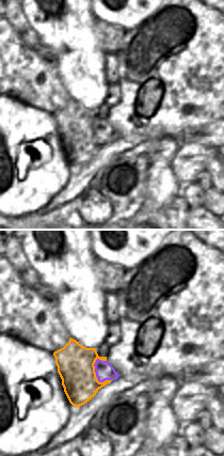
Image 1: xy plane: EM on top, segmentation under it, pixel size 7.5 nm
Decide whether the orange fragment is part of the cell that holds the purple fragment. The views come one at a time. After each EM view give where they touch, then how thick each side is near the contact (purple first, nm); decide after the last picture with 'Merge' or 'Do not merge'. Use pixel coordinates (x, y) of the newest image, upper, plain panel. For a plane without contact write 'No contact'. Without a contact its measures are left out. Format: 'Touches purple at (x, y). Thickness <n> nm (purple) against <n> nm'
Touches purple at (96, 137). Thickness 140 nm (purple) against 280 nm

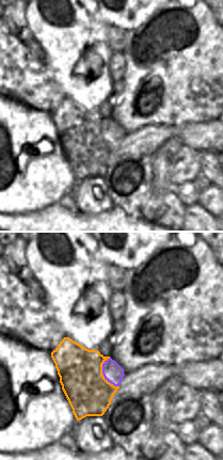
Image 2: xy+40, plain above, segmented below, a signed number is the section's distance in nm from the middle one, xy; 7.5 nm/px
Touches purple at (102, 135). Thickness 150 nm (purple) against 340 nm

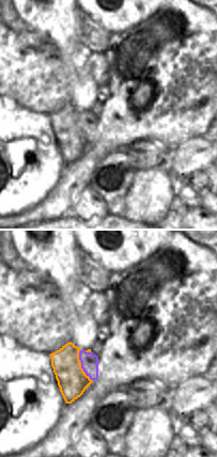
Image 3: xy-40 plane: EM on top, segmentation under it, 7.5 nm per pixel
Touches purple at (81, 126). Thickness 130 nm (purple) against 220 nm

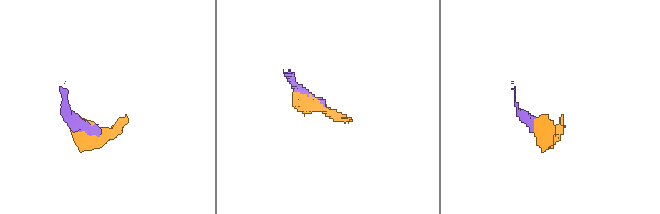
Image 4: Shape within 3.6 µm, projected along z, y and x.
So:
Do not merge

